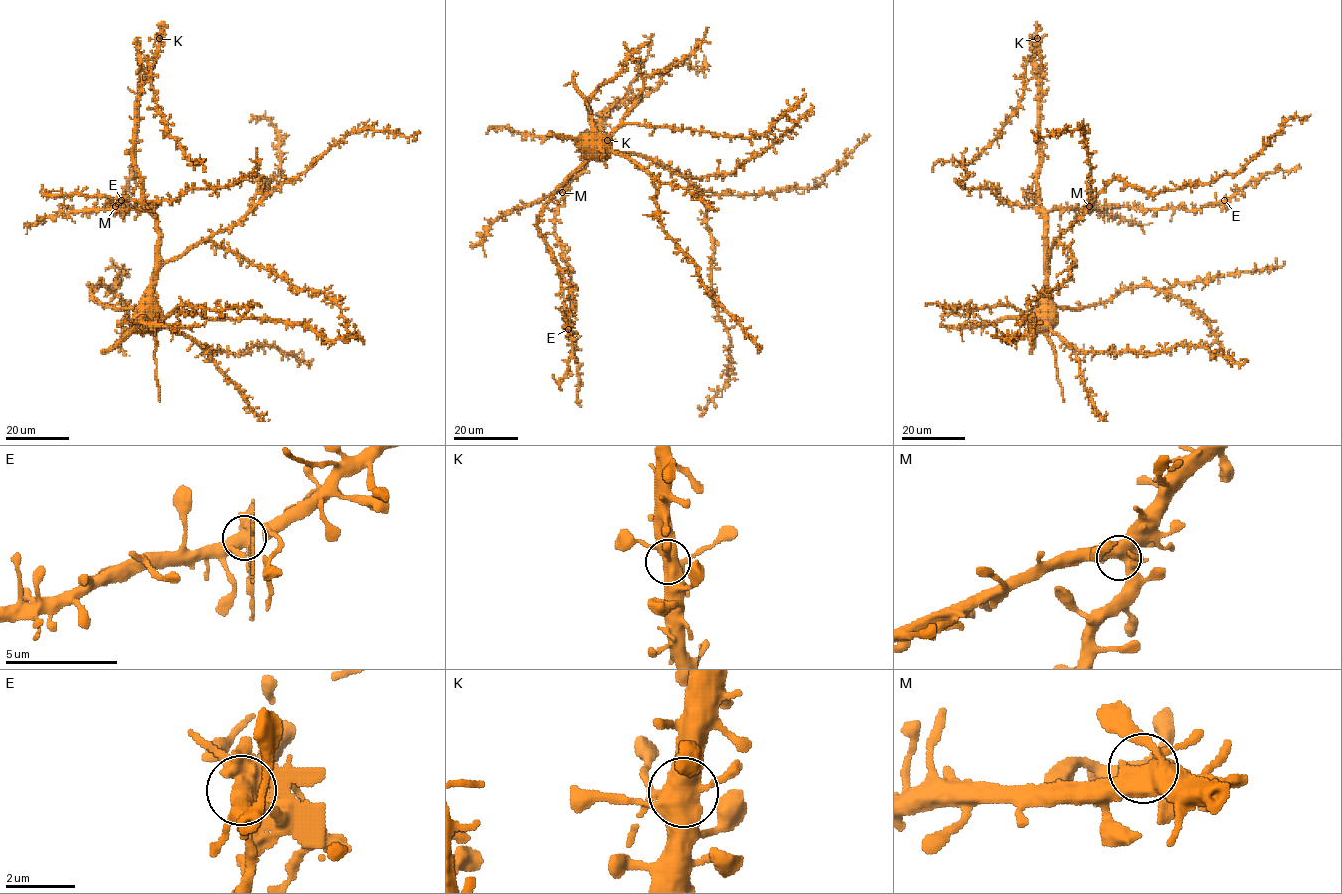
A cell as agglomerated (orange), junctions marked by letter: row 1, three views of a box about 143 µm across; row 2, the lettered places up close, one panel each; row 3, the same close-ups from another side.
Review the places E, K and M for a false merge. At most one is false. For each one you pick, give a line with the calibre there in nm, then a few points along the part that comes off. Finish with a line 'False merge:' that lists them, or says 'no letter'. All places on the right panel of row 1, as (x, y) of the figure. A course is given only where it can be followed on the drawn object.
E: 500 nm | (1224, 200), (1225, 212)
False merge: E

